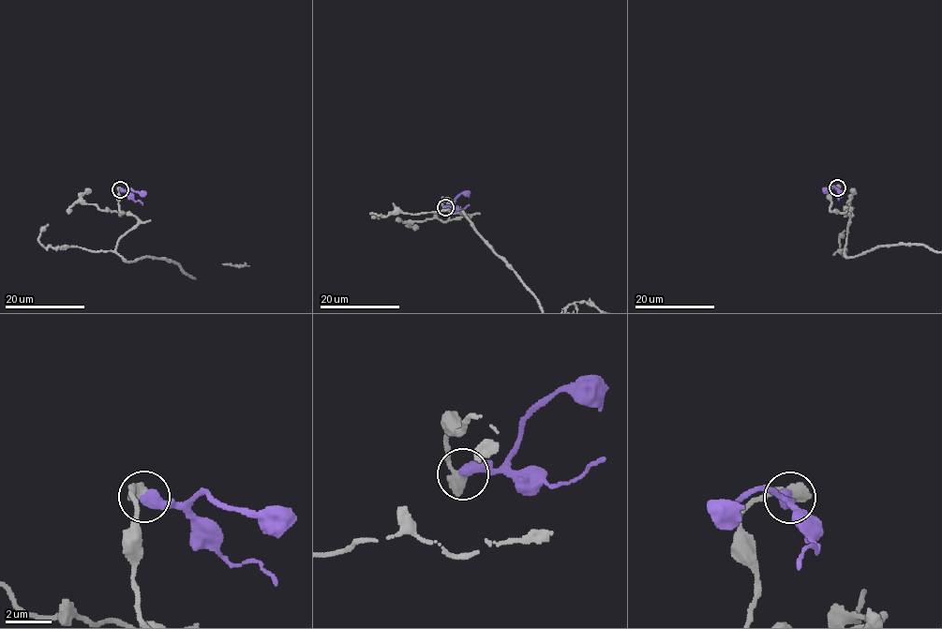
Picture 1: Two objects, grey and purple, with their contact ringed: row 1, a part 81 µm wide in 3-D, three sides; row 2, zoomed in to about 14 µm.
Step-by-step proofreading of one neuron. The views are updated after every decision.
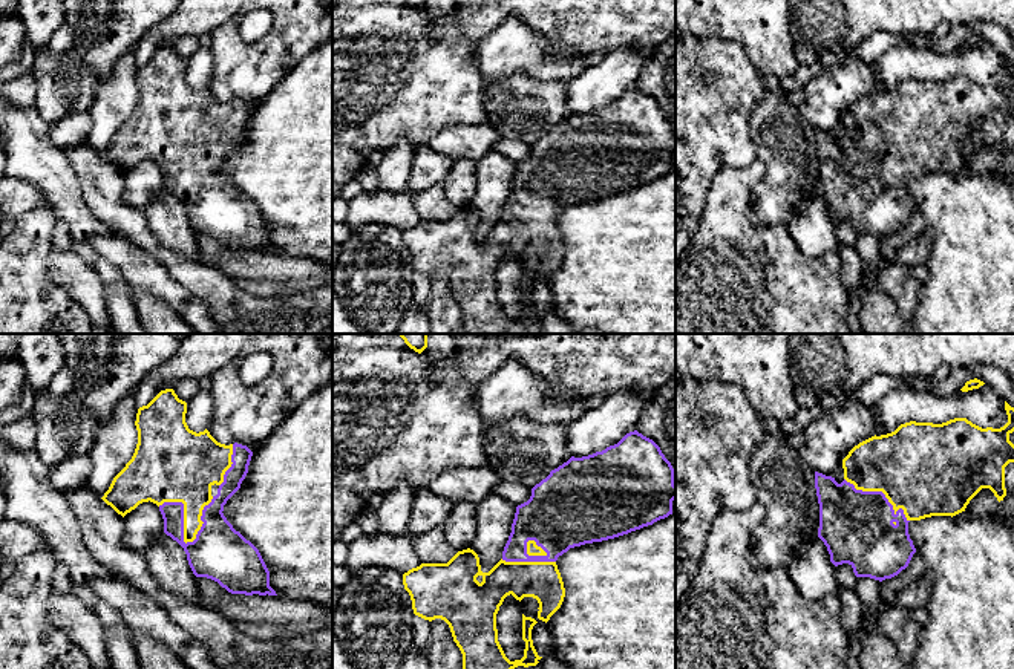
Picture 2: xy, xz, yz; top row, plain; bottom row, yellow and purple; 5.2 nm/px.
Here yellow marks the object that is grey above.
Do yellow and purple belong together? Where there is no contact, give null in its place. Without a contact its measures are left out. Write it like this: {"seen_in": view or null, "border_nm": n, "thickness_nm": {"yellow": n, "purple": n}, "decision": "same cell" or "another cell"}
{"seen_in": "xy", "border_nm": 300, "thickness_nm": {"yellow": 180, "purple": 280}, "decision": "same cell"}

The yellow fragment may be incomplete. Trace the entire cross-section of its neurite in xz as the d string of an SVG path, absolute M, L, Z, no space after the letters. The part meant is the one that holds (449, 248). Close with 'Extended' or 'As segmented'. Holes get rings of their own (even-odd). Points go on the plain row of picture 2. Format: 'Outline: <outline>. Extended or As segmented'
Outline: M637 87L626 90L617 101L588 113L571 113L551 127L532 145L527 159L516 164L512 190L502 216L482 230L478 211L467 205L447 220L421 220L403 231L404 246L412 257L414 271L424 277L444 277L463 311L466 334L505 334L518 323L536 323L538 312L532 286L538 280L522 271L524 314L510 318L499 299L496 271L507 253L516 257L533 254L539 260L538 276L548 279L561 265L565 245L556 217L570 205L614 196L672 171L675 156L674 126L660 104Z. Extended

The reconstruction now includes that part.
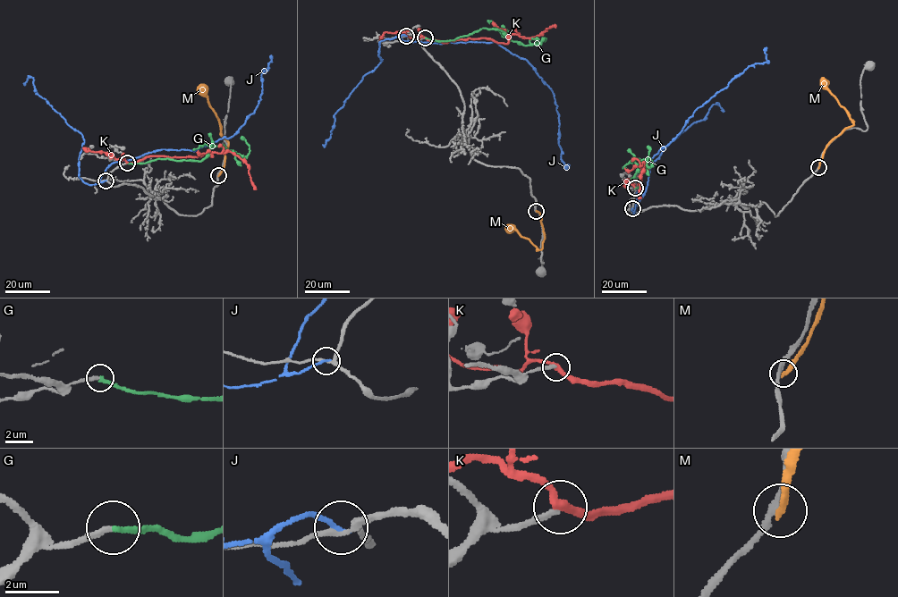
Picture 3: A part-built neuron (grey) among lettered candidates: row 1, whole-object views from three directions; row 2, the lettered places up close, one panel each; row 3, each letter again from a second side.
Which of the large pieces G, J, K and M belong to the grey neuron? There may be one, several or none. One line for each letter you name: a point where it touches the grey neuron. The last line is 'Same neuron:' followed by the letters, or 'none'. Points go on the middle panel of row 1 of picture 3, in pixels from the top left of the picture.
G: Touches grey at (425, 37)
Same neuron: G

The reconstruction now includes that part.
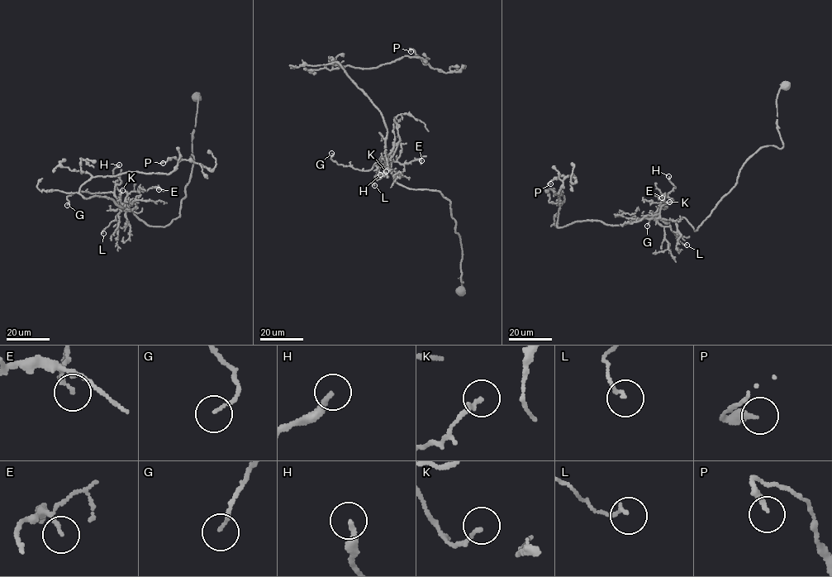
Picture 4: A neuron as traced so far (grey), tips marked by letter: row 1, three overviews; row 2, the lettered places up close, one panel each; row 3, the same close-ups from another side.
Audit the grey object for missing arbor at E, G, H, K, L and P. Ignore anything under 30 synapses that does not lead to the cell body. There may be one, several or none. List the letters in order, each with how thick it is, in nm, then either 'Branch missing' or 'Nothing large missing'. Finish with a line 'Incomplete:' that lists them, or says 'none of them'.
E: Thickness 100 nm. Nothing large missing
G: Thickness 110 nm. Nothing large missing
H: Thickness 200 nm. Nothing large missing
K: Thickness 130 nm. Nothing large missing
L: Thickness 140 nm. Nothing large missing
P: Thickness 220 nm. Nothing large missing
Incomplete: none of them

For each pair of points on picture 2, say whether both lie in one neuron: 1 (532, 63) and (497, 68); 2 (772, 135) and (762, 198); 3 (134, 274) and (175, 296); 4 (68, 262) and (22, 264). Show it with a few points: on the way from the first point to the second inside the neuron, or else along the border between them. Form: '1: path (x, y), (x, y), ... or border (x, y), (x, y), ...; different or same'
1: path (523, 63), (506, 63); same
2: path (774, 150), (774, 182); same
3: path (144, 274), (164, 287); same
4: border (54, 227), (48, 274), (66, 293); different

